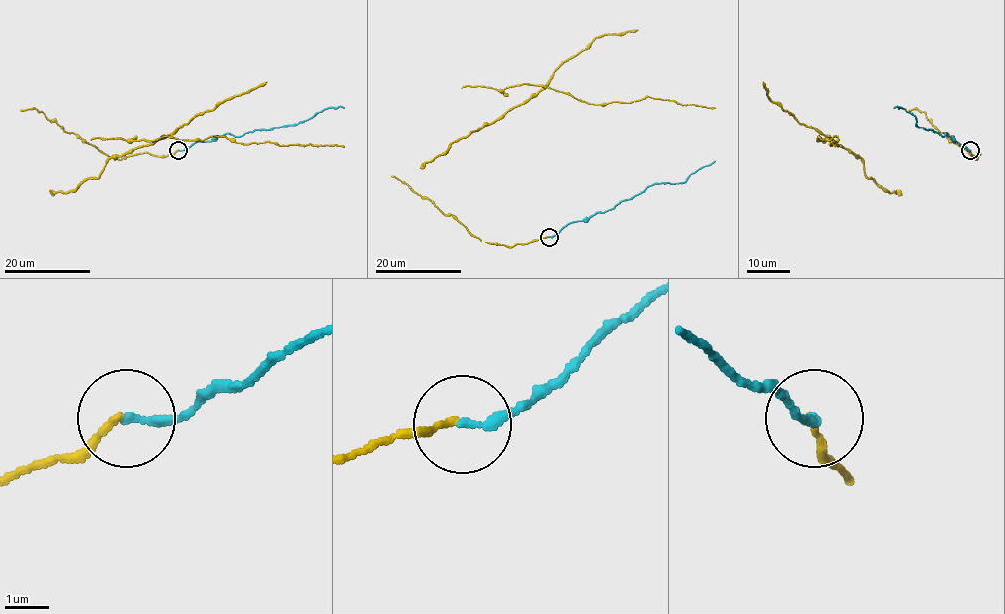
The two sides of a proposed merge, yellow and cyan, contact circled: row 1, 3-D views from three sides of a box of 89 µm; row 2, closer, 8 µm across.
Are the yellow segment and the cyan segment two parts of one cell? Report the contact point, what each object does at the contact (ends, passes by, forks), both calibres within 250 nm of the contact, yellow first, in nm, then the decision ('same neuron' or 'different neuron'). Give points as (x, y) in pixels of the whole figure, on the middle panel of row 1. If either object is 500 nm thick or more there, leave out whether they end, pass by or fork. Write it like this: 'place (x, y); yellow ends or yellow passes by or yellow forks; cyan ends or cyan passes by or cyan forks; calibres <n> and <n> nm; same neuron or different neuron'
place (549, 237); yellow ends; cyan ends; calibres 150 and 200 nm; same neuron

